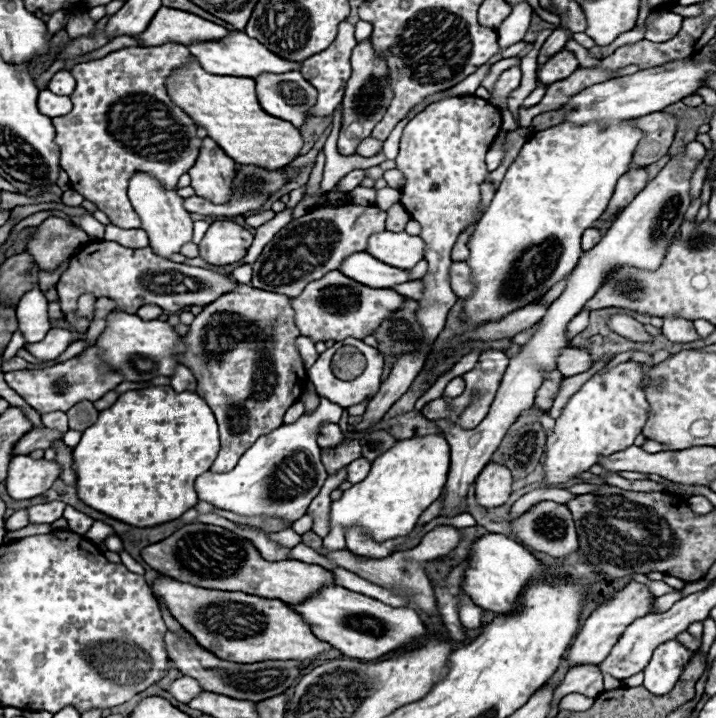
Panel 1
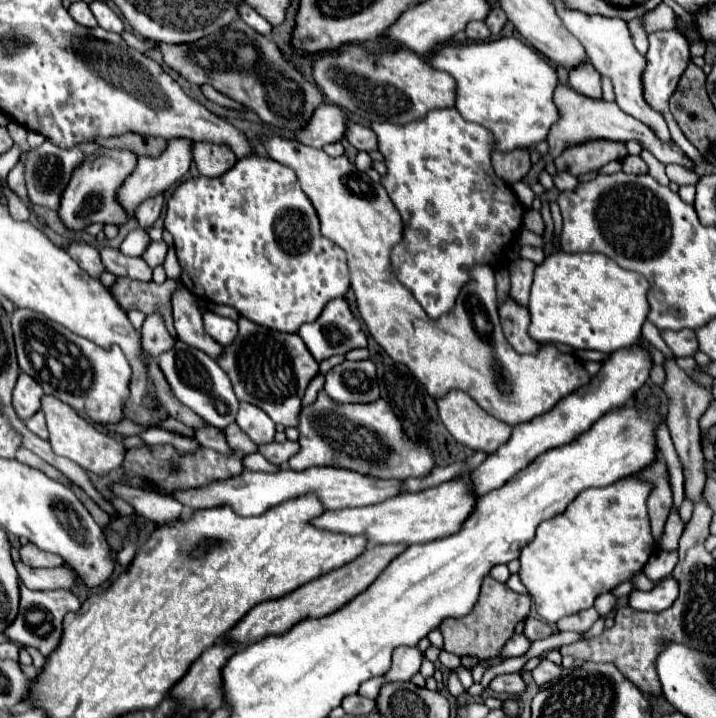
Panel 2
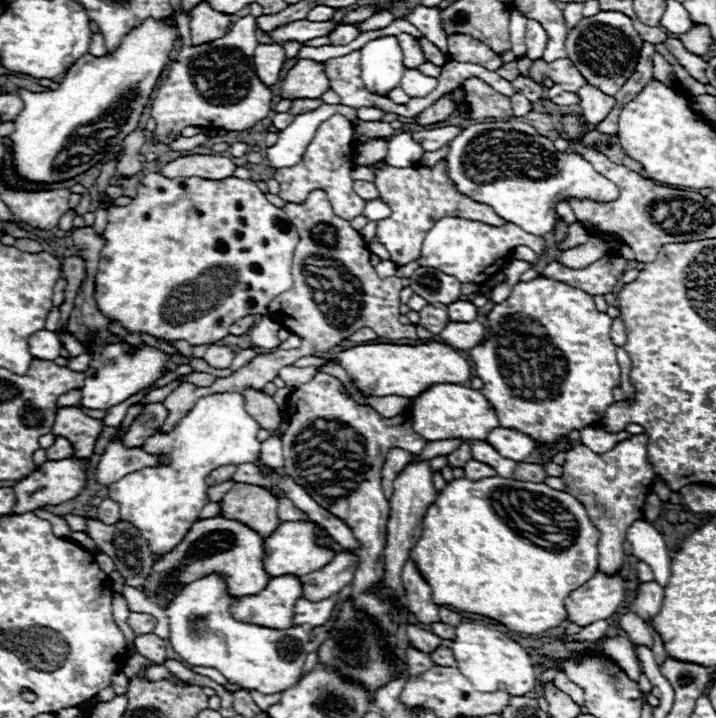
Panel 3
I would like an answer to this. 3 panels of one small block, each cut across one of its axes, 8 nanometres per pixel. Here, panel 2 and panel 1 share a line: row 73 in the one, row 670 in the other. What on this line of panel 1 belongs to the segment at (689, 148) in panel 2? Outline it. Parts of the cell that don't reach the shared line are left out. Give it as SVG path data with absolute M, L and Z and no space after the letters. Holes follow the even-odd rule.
M670 640L670 642L660 644L654 650L650 664L643 670L644 688L656 696L668 694L674 688L676 680L680 678L684 664L688 664L688 660L692 656L694 656L694 652L684 648L678 640Z

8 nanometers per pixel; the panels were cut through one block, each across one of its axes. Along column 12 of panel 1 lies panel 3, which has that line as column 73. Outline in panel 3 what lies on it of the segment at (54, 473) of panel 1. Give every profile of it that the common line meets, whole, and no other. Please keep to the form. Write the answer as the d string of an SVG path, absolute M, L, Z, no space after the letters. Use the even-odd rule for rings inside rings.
M66 458L66 460L48 460L36 472L24 480L20 480L14 486L16 504L12 508L12 514L26 514L34 512L38 508L44 508L48 504L62 504L66 500L76 498L88 482L88 466L90 460L78 460L78 458Z

